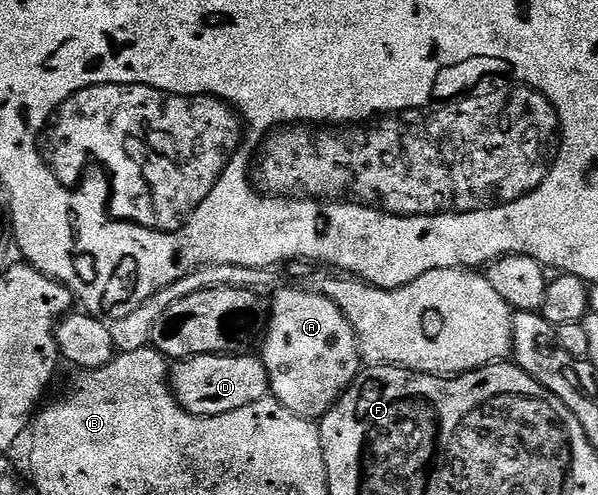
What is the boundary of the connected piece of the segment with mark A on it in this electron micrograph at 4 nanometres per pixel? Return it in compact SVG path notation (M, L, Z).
M302 286L282 288L274 293L276 296L271 300L271 321L267 324L267 337L263 340L263 352L261 351L262 362L271 375L271 396L298 416L318 421L342 398L343 393L359 376L359 339L346 313L327 296L320 292L309 292Z

